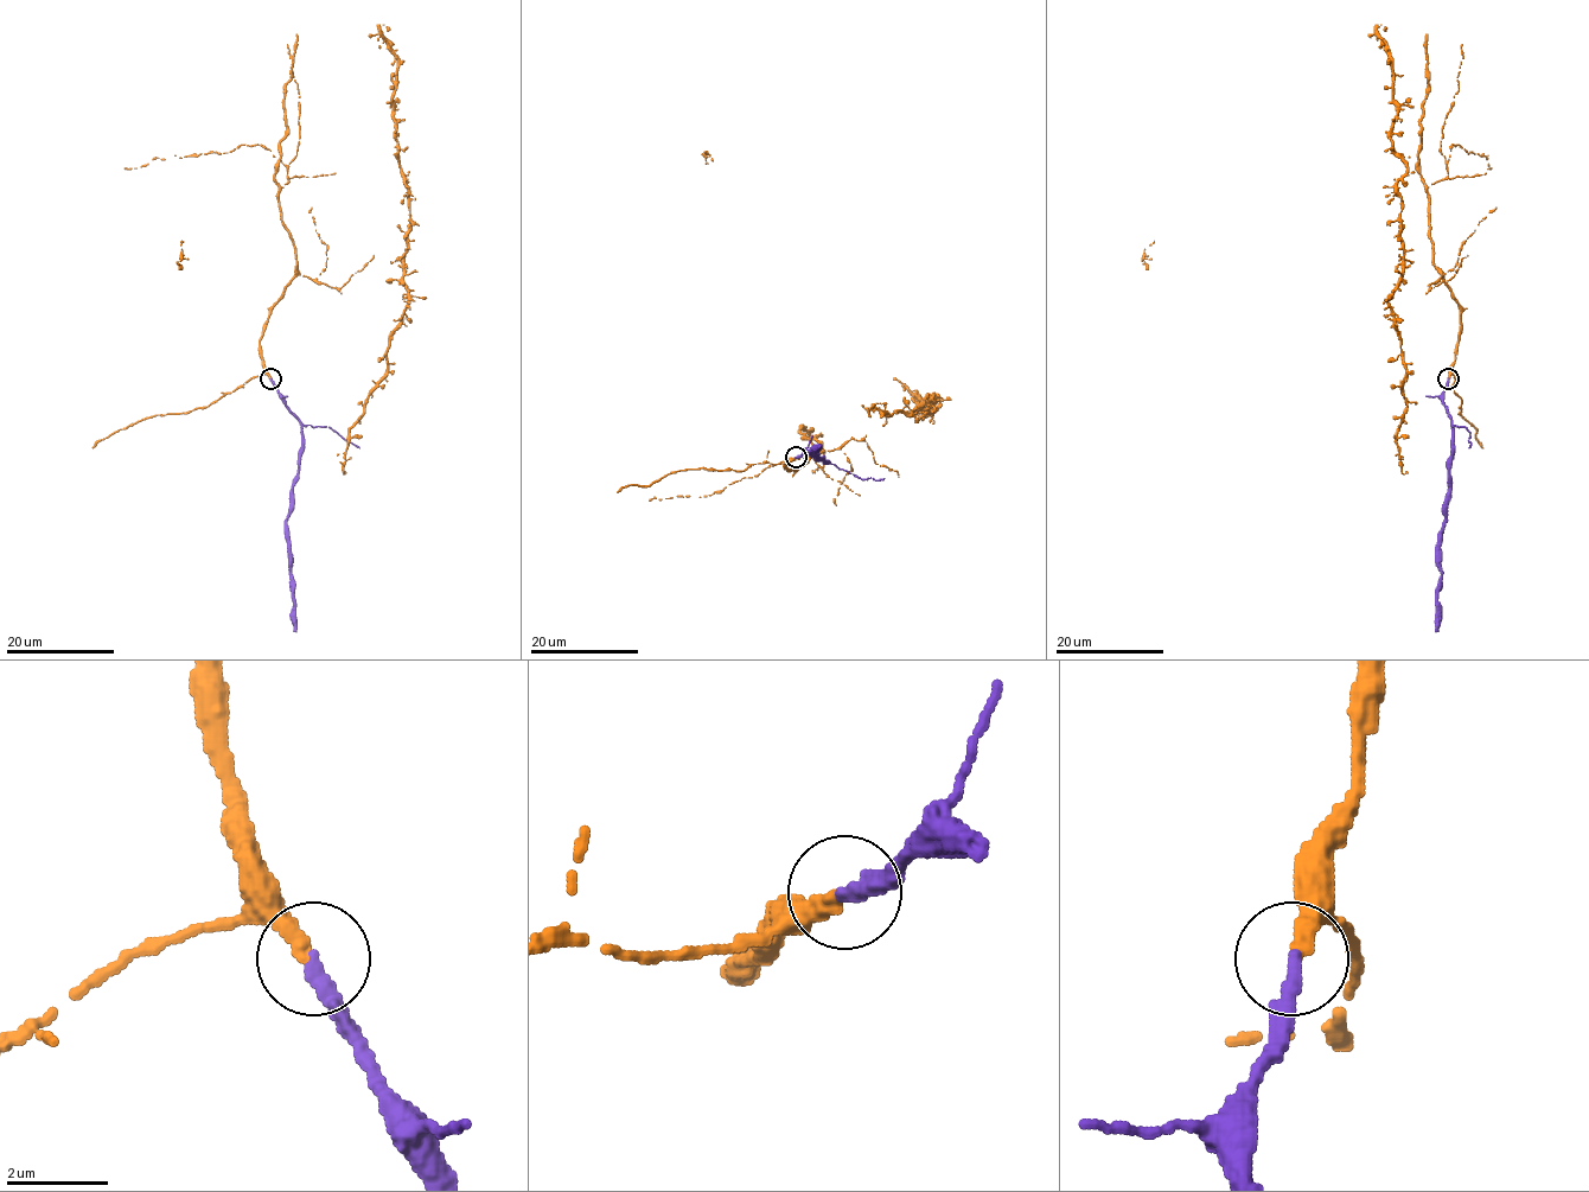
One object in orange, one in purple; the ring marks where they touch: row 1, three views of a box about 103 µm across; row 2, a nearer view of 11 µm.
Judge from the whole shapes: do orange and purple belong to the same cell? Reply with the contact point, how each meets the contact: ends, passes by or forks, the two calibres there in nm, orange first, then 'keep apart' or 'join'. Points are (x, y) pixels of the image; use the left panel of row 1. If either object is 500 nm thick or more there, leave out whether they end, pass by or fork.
place (270, 378); orange ends; purple ends; calibres 360 and 320 nm; join

